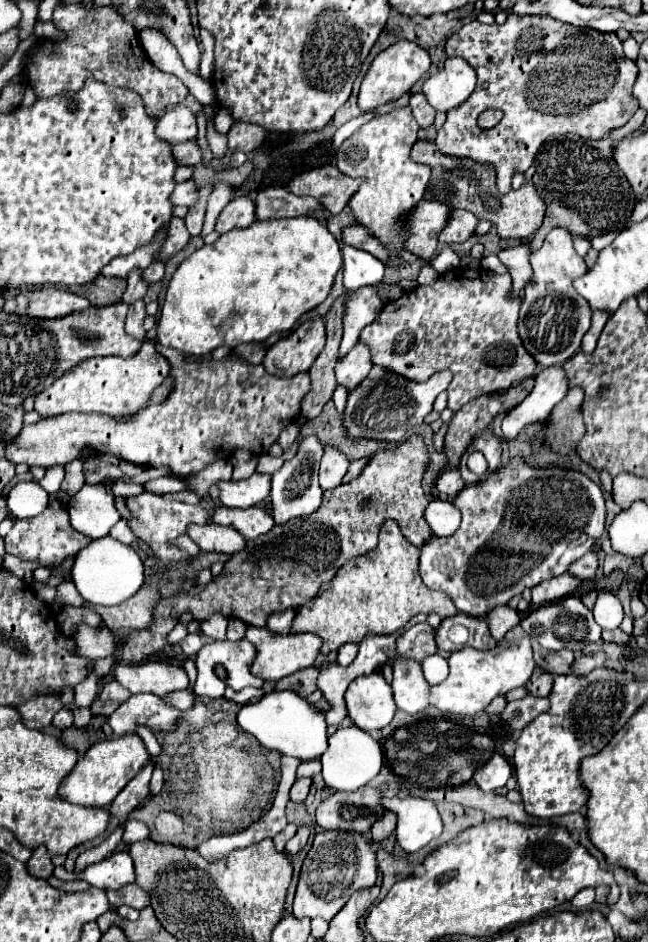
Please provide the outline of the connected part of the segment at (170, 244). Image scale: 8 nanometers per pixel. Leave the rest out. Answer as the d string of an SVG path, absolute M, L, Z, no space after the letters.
M173 216L173 218L171 218L171 226L169 226L167 242L165 242L163 248L159 250L157 260L163 260L165 256L179 252L179 250L187 244L187 240L189 240L189 232L187 232L187 228L185 228L185 220Z

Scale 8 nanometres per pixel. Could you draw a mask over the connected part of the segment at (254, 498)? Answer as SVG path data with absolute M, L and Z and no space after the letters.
M259 472L237 482L235 480L217 482L219 502L227 508L243 508L243 510L257 506L265 498L269 498L269 488L271 488L271 476Z

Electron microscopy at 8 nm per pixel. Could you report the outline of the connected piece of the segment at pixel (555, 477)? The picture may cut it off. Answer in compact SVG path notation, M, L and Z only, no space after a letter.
M515 456L513 460L509 460L507 464L501 464L489 478L477 482L477 484L469 484L465 486L453 500L453 506L459 508L461 512L461 526L457 528L455 534L451 536L435 536L431 534L431 540L425 542L425 546L421 546L421 554L419 554L419 574L421 580L427 588L435 590L435 592L443 592L447 594L453 604L457 606L459 612L469 614L469 616L485 616L493 606L497 604L507 604L513 596L519 596L525 588L533 588L545 580L551 580L555 576L561 576L567 572L567 568L579 560L583 554L587 554L595 542L603 536L605 532L605 498L601 492L601 486L595 484L593 480L589 480L589 476L585 476L579 470L563 470L563 468L533 468L529 464L525 464L525 460L521 456Z

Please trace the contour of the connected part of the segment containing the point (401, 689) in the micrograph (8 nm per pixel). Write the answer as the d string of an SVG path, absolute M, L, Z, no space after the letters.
M409 658L393 660L393 682L391 682L393 698L399 710L409 714L417 714L429 708L429 684L423 678L423 670L419 662Z

